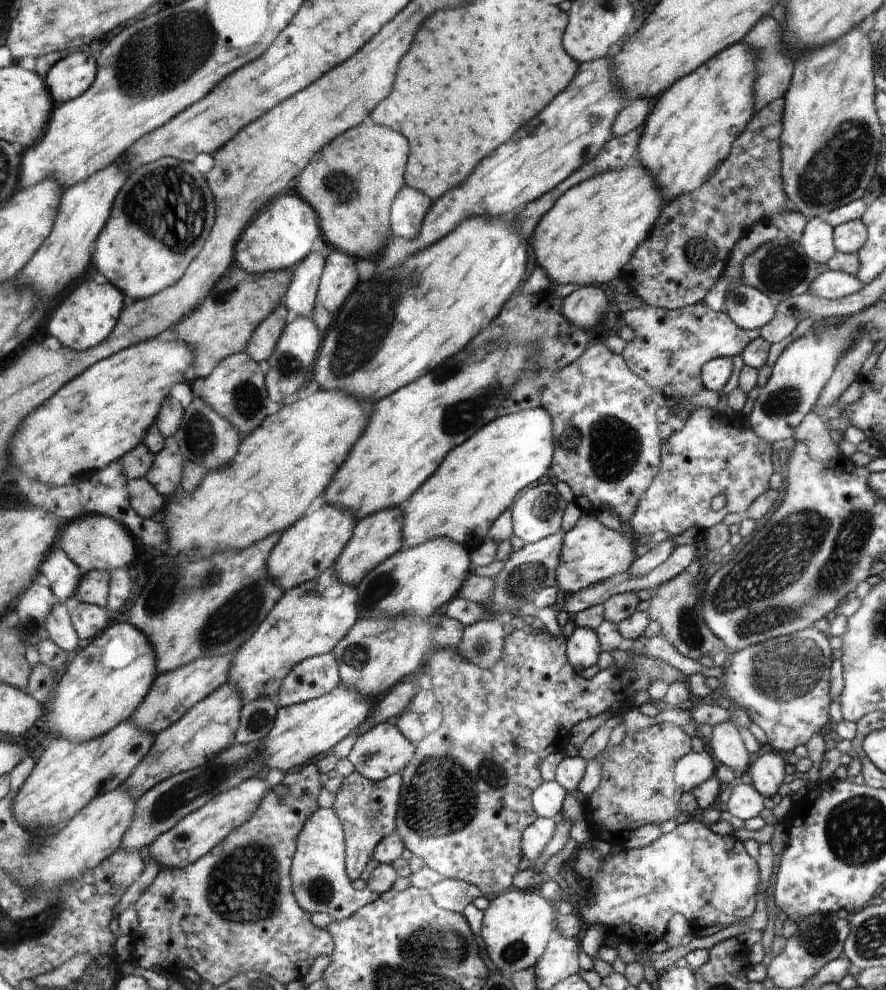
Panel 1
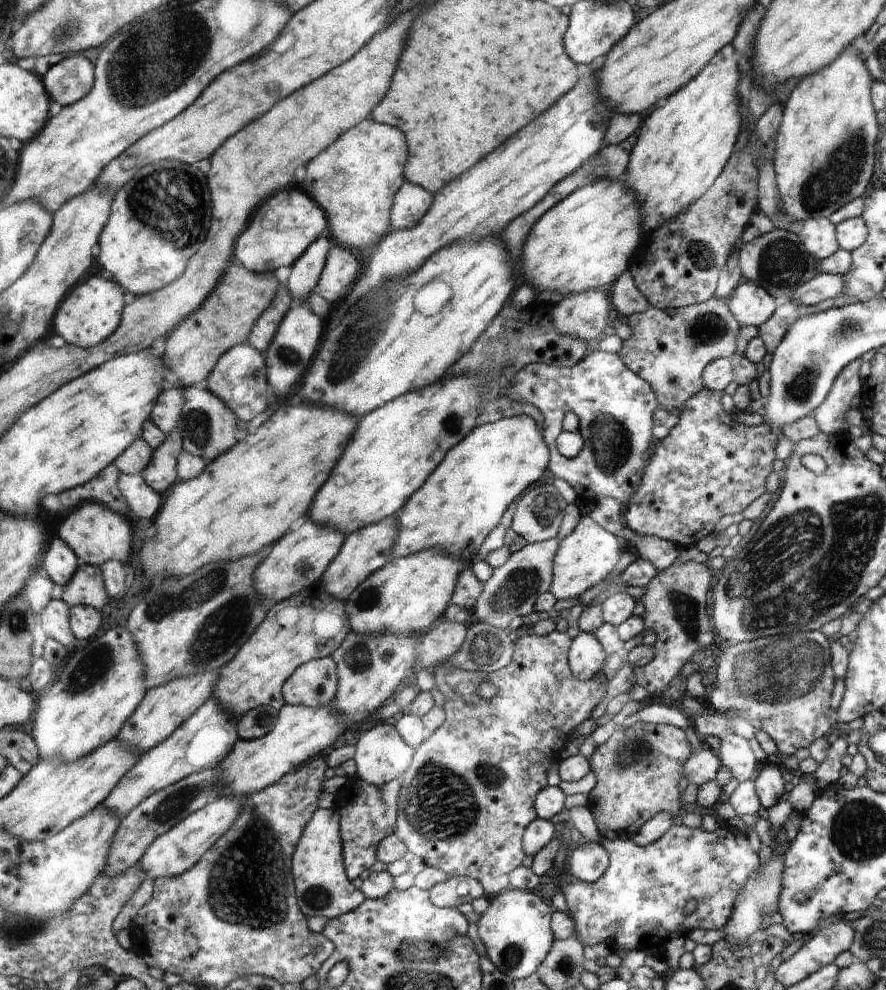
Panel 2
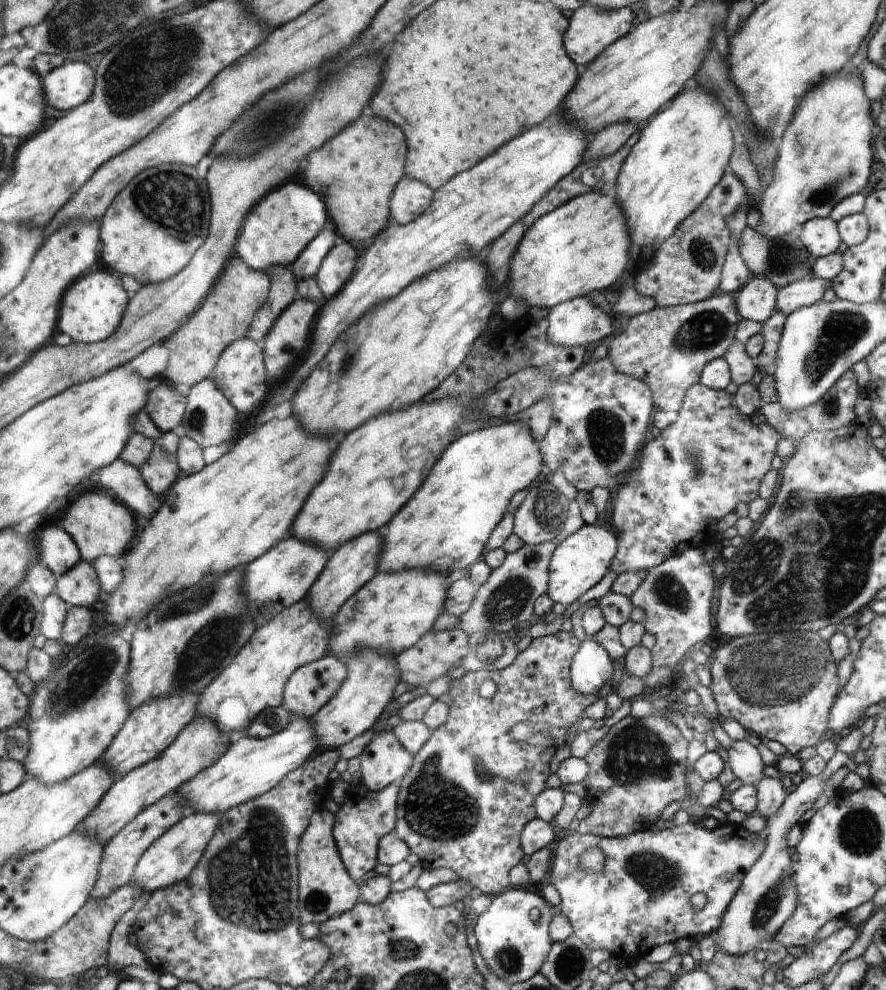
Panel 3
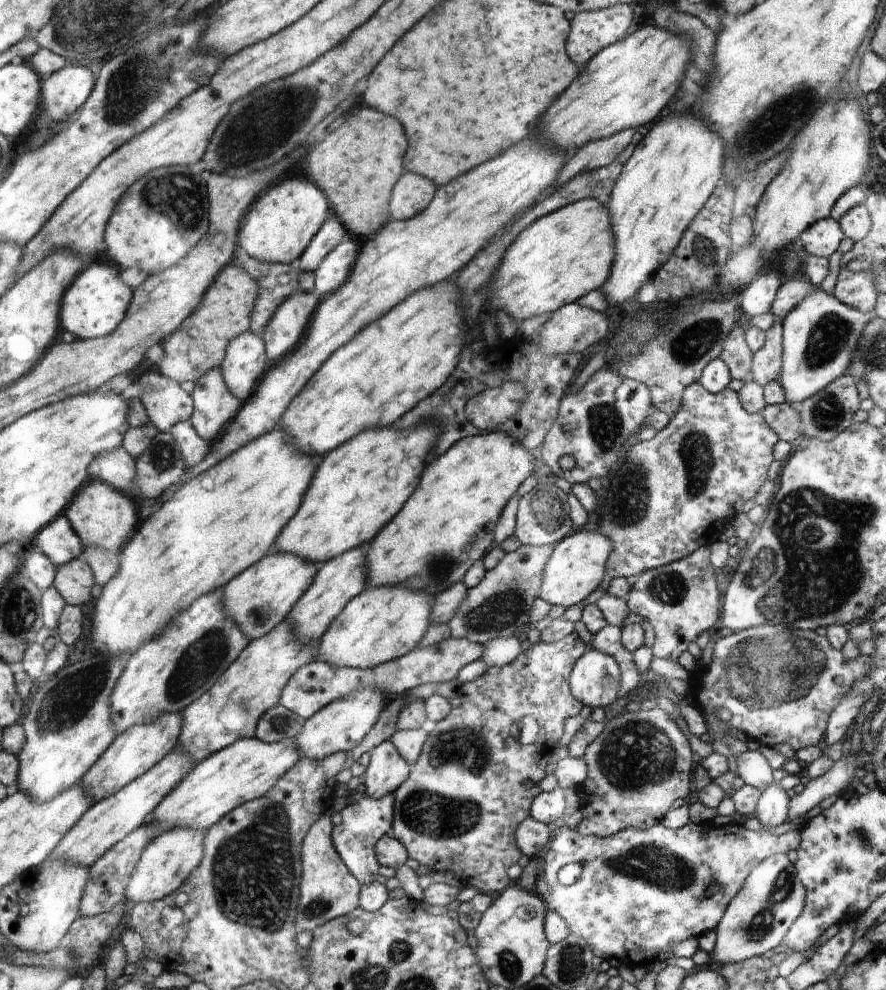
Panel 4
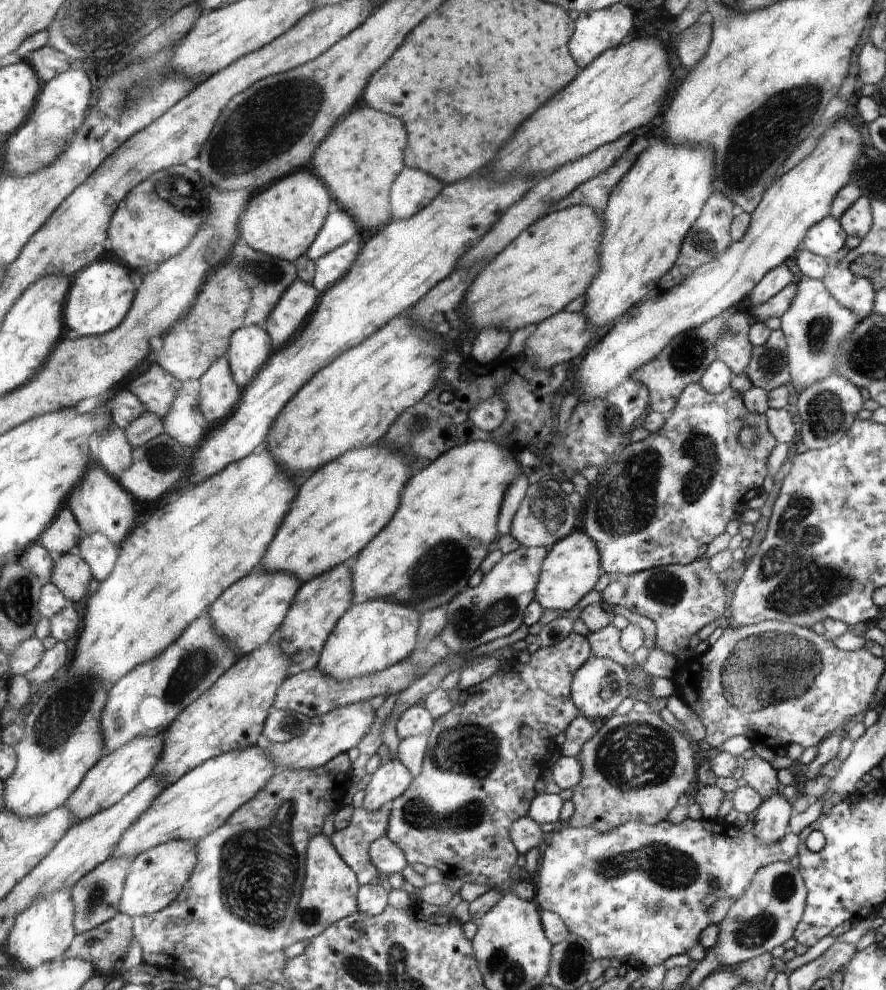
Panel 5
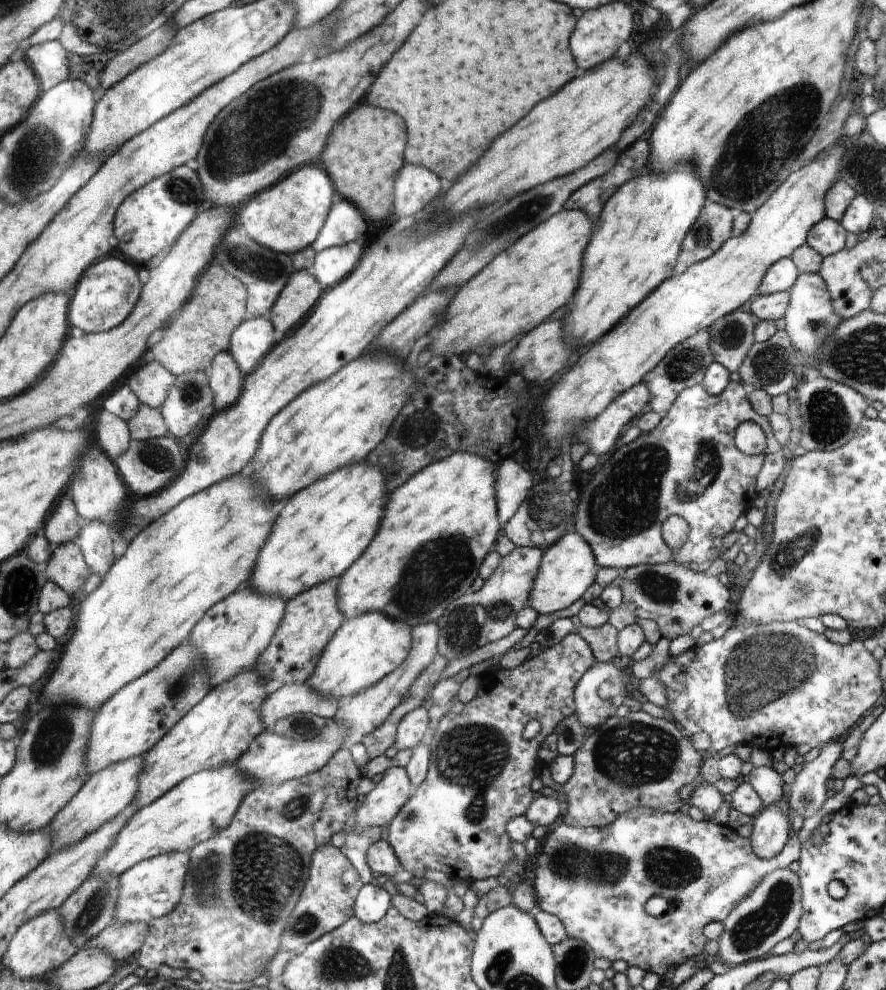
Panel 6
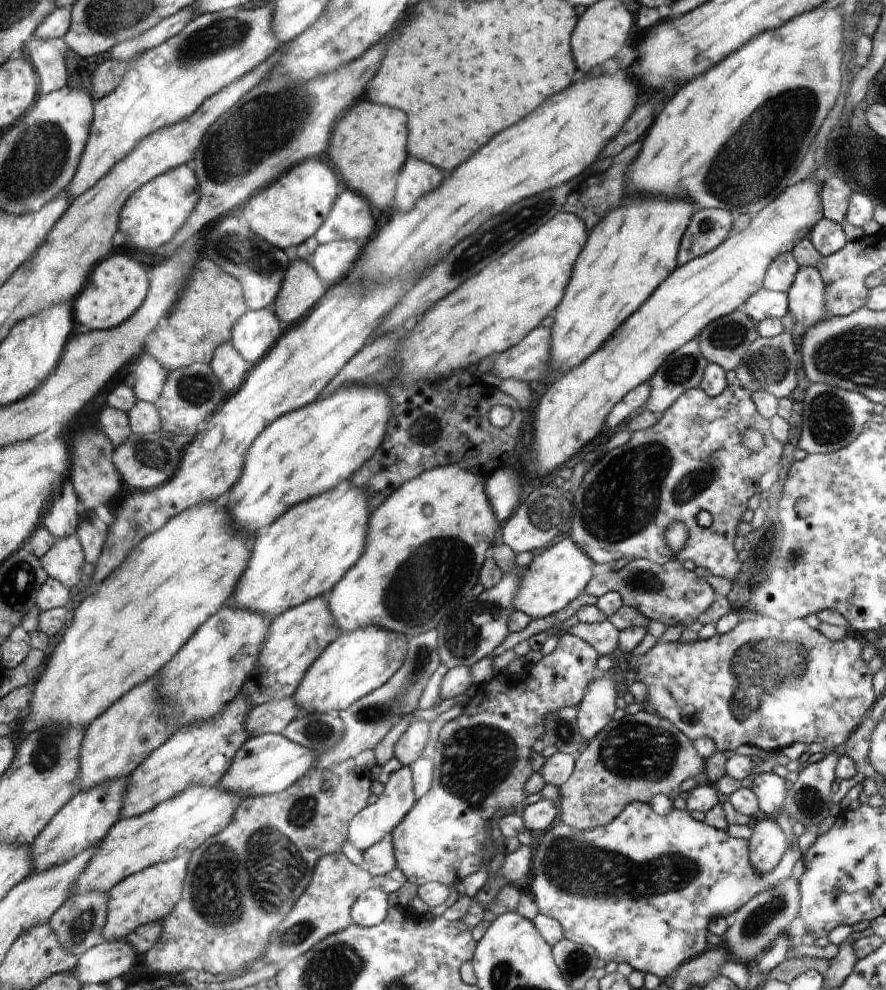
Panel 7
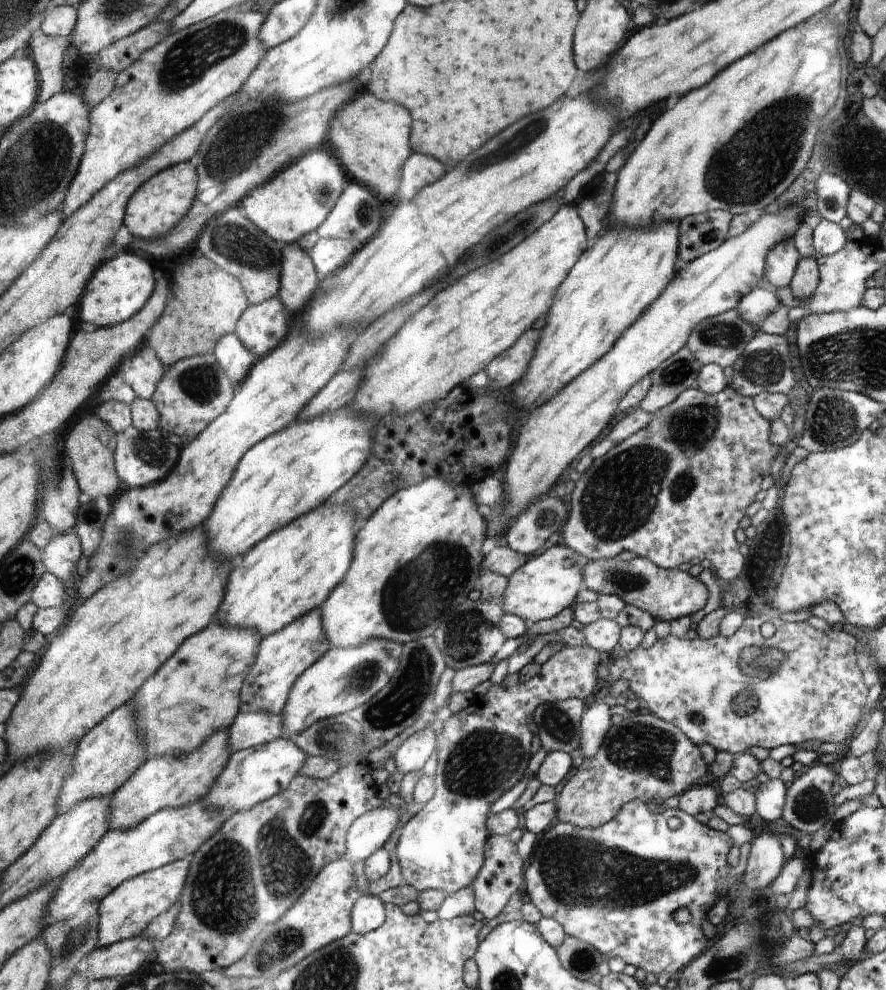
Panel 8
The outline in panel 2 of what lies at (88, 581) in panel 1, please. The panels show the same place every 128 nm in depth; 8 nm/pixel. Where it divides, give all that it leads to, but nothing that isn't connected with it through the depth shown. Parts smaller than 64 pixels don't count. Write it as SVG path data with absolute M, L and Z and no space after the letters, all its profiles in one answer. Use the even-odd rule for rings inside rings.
M82 564L78 574L63 586L62 599L71 607L88 605L101 610L110 602L108 597L103 569L91 564Z

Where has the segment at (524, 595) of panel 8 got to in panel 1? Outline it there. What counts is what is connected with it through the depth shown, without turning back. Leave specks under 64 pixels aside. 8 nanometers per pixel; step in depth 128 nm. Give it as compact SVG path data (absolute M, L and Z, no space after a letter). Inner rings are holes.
M582 511L576 526L563 538L559 566L555 570L555 586L558 591L561 590L566 595L578 593L587 586L628 572L626 568L634 564L632 560L634 560L634 548L624 532L612 532L611 529L604 528L596 518L588 516L586 511Z

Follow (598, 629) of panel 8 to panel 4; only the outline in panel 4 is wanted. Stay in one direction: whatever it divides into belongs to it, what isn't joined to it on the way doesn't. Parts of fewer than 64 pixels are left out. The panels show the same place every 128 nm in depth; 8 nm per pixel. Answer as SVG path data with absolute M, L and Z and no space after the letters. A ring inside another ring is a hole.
M607 624L593 634L591 645L597 651L612 655L620 663L621 695L628 696L634 688L640 686L640 672L633 661L633 653L624 648L621 641L621 627Z

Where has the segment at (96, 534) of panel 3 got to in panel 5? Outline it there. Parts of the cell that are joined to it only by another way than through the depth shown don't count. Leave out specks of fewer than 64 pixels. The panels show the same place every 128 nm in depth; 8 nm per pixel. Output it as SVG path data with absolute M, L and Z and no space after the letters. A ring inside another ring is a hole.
M102 465L91 466L86 478L73 490L68 502L68 506L75 512L78 522L83 528L84 537L104 533L118 546L122 546L126 540L128 530L131 535L138 527L136 505L134 496L130 492L126 492L126 488Z

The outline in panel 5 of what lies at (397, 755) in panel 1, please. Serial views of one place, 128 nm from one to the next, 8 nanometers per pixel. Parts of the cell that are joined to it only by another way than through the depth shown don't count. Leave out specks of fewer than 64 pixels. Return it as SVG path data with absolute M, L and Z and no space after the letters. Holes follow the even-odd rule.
M396 757L382 760L381 766L372 774L366 786L362 808L369 814L376 813L382 806L392 804L401 797L413 781L411 771Z

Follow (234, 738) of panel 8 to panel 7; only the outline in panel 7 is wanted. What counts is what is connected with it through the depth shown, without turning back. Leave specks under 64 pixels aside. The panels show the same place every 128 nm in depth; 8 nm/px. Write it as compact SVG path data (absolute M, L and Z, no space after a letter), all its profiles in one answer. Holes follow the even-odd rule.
M293 696L284 701L270 701L250 708L246 718L246 728L250 736L274 733L282 734L283 730L300 714Z

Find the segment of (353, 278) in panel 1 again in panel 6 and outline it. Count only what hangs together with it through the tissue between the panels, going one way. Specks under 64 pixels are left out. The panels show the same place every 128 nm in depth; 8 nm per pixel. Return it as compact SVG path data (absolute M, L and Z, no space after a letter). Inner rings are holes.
M358 242L330 247L315 254L315 267L312 273L323 289L328 290L350 276L361 258L362 246Z

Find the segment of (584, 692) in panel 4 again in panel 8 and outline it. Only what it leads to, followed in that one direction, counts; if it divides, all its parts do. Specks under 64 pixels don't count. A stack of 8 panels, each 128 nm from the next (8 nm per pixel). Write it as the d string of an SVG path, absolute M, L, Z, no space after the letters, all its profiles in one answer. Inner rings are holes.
M588 701L588 705L581 718L581 749L585 757L594 757L603 746L602 740L610 730L610 707L597 702Z

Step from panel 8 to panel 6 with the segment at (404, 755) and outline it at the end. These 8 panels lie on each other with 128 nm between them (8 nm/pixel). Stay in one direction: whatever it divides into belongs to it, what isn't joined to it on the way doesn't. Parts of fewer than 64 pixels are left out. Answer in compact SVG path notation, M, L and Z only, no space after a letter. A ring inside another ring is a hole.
M428 705L416 707L405 714L399 722L394 747L399 750L412 749L424 741L430 731Z

